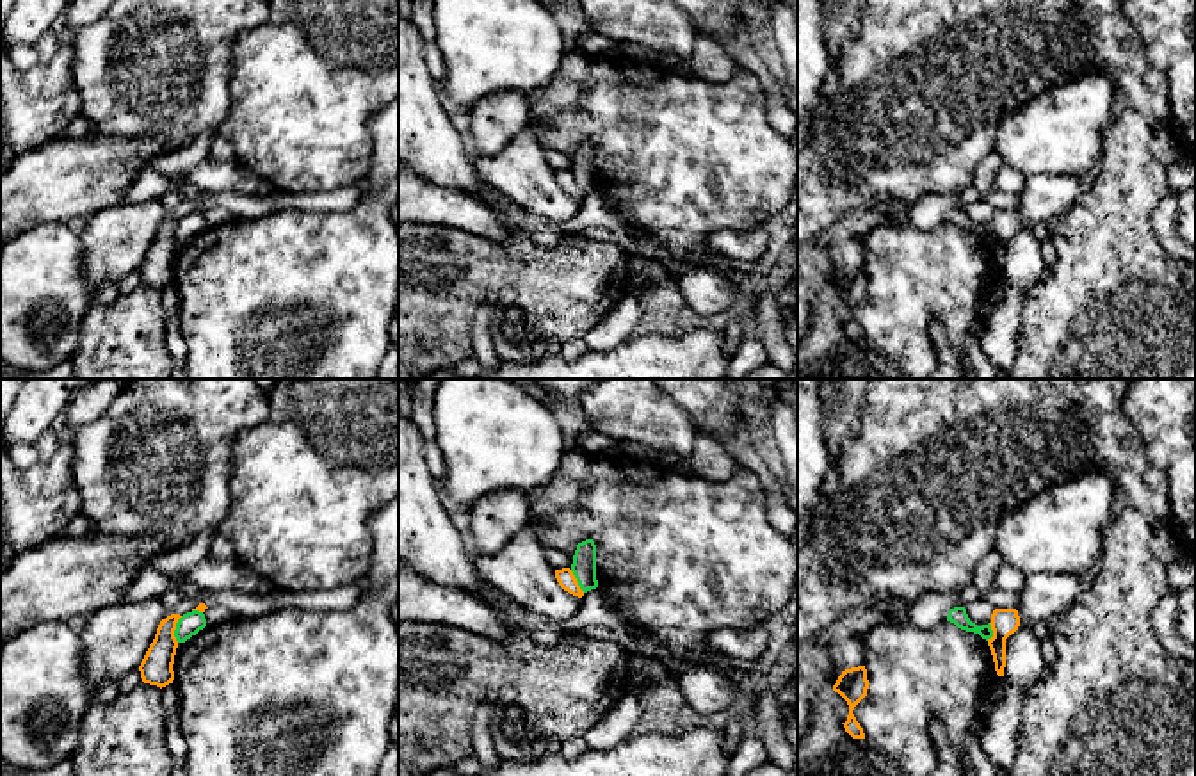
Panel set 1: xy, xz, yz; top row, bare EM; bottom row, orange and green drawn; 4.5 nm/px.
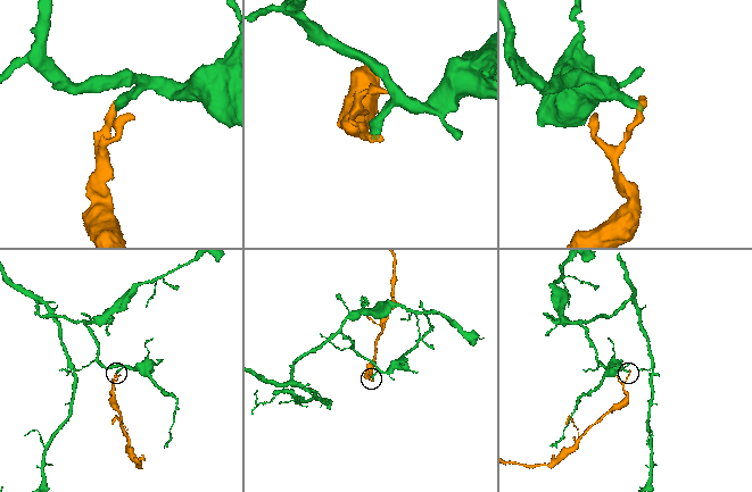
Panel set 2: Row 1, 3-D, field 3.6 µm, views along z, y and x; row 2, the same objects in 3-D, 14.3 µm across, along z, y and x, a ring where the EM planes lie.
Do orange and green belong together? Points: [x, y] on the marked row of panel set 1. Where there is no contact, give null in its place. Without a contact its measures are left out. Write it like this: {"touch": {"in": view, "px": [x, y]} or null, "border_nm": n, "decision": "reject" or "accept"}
{"touch": {"in": "xy", "px": [175, 629]}, "border_nm": 120, "decision": "reject"}

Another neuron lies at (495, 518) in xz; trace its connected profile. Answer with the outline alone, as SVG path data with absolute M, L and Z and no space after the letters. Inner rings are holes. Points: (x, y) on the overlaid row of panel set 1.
M516 489L495 491L470 507L470 541L479 555L500 552L530 521L529 495Z

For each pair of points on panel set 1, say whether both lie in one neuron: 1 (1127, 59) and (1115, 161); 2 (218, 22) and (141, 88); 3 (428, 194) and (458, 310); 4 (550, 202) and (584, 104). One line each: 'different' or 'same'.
1: different
2: same
3: different
4: different

